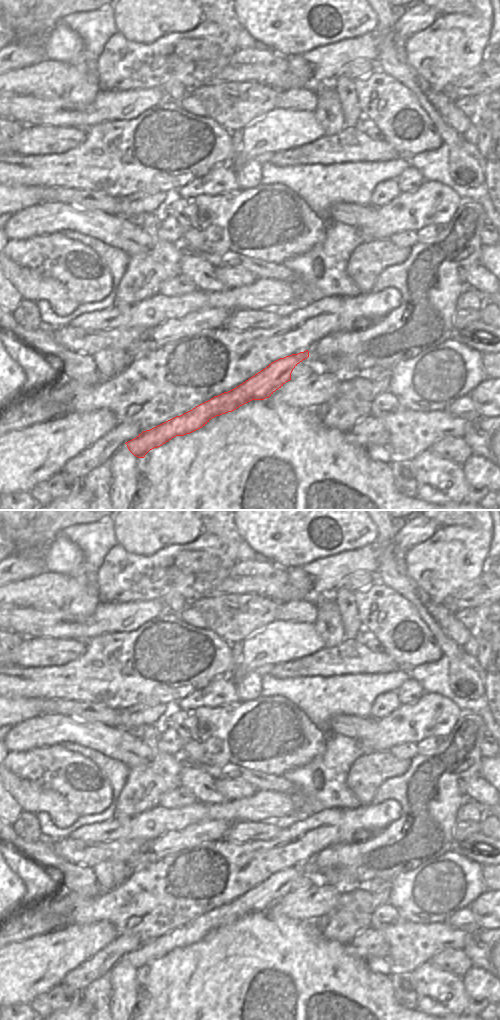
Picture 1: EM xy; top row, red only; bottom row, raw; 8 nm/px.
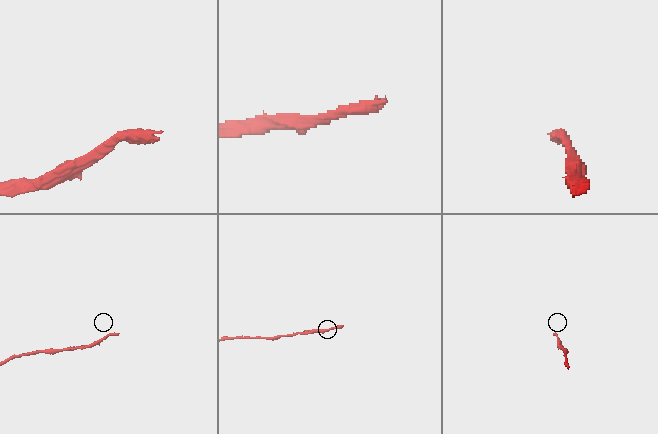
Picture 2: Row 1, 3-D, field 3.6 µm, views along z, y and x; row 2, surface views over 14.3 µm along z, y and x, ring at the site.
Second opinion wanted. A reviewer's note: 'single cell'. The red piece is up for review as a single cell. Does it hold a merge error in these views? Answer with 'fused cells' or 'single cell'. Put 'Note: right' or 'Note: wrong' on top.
Note: right
single cell

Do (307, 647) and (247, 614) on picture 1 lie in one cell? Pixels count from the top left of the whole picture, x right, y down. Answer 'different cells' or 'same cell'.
different cells

